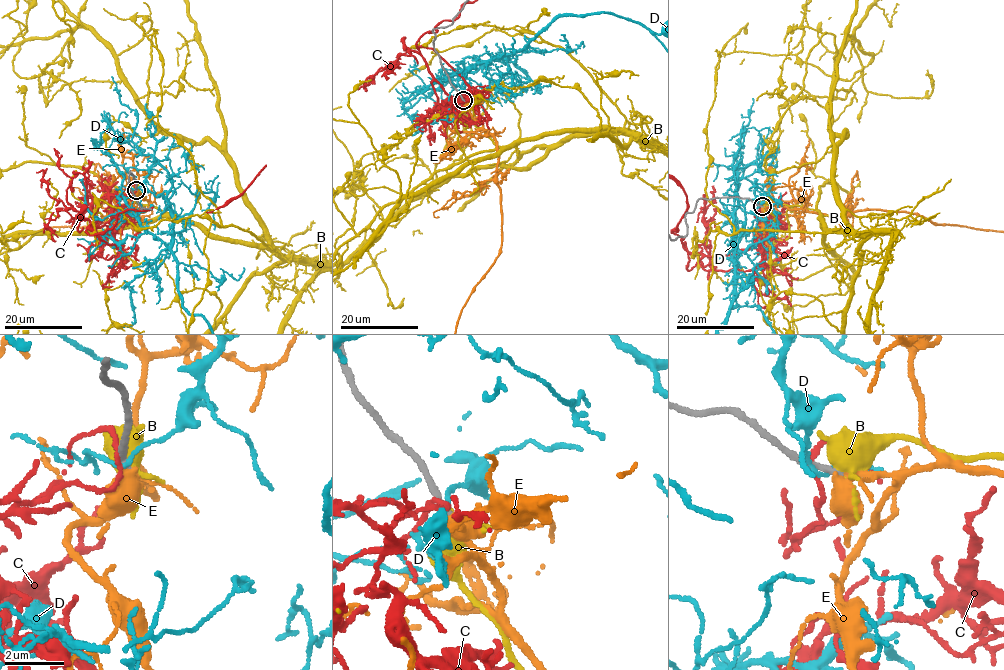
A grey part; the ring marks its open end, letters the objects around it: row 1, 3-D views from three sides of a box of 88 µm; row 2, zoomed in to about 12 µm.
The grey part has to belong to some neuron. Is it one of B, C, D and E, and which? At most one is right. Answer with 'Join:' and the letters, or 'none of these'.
Join: E

